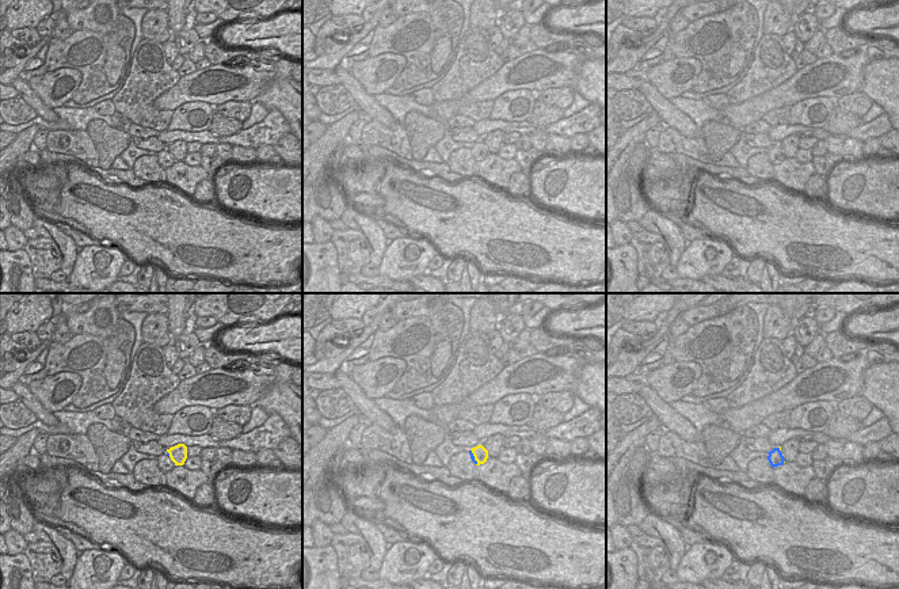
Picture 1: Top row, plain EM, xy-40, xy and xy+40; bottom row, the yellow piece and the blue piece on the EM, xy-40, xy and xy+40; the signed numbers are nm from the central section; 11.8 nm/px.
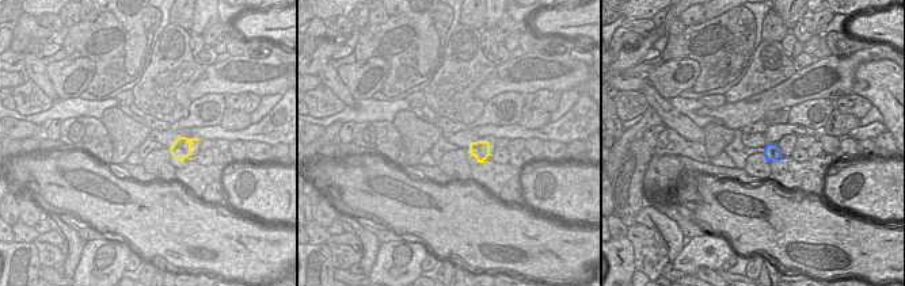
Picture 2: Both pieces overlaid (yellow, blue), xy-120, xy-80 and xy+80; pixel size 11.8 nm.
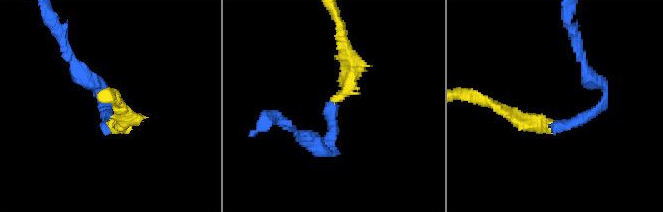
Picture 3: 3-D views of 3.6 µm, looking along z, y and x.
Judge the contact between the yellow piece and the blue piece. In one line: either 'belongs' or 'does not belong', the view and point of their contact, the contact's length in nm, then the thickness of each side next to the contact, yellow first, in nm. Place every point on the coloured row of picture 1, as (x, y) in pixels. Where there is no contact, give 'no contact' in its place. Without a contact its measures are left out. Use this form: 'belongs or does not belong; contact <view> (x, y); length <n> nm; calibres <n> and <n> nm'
does not belong; contact xy (475, 458); length 200 nm; calibres 170 and 50 nm

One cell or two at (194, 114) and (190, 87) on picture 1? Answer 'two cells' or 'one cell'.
two cells

